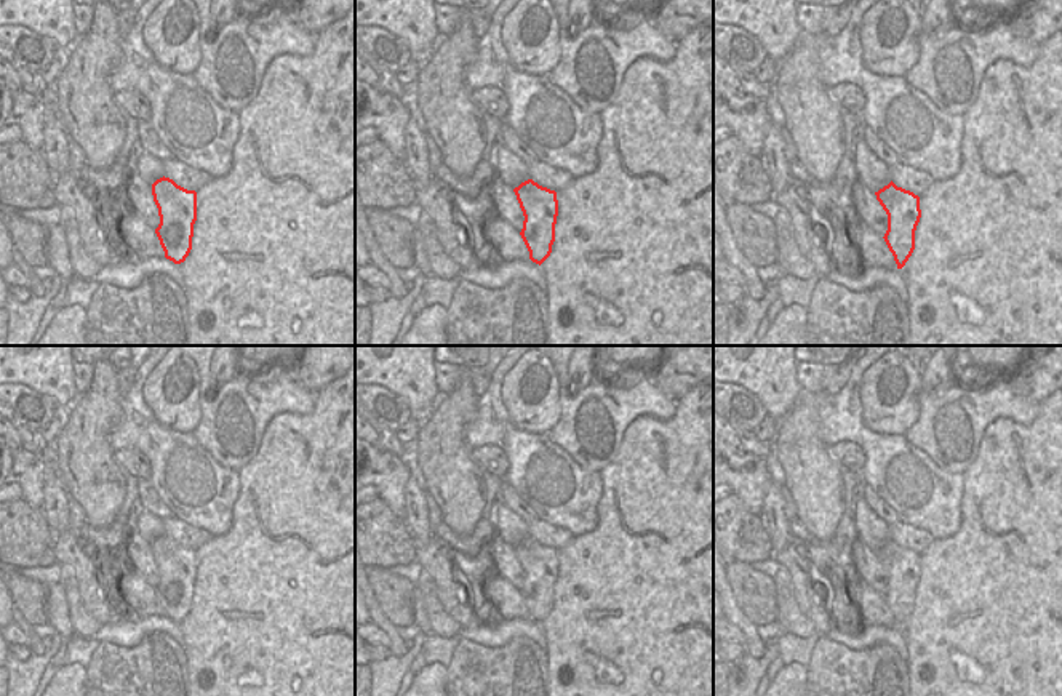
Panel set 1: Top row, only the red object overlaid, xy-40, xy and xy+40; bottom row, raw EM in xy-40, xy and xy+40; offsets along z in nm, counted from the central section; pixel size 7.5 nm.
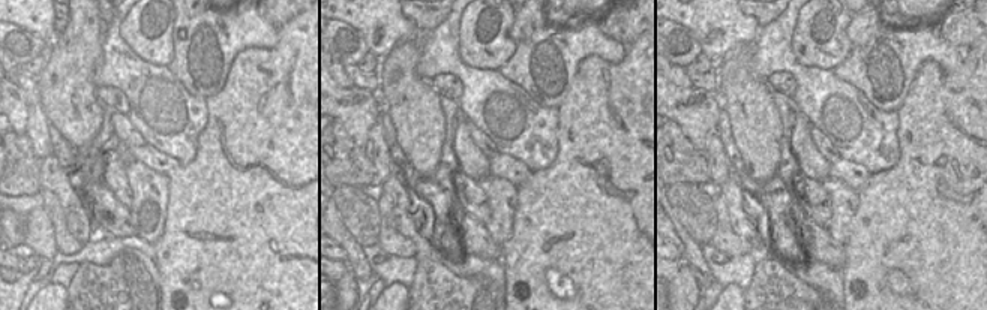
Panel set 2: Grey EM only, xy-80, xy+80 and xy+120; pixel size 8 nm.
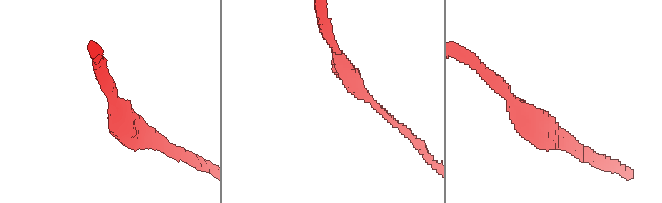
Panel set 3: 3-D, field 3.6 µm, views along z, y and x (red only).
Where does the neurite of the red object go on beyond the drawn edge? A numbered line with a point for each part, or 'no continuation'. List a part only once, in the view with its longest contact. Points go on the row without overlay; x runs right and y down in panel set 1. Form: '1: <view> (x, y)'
no continuation

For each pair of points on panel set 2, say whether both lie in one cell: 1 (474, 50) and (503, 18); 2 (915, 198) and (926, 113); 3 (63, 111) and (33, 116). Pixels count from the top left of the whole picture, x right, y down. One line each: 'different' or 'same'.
1: same
2: same
3: different

